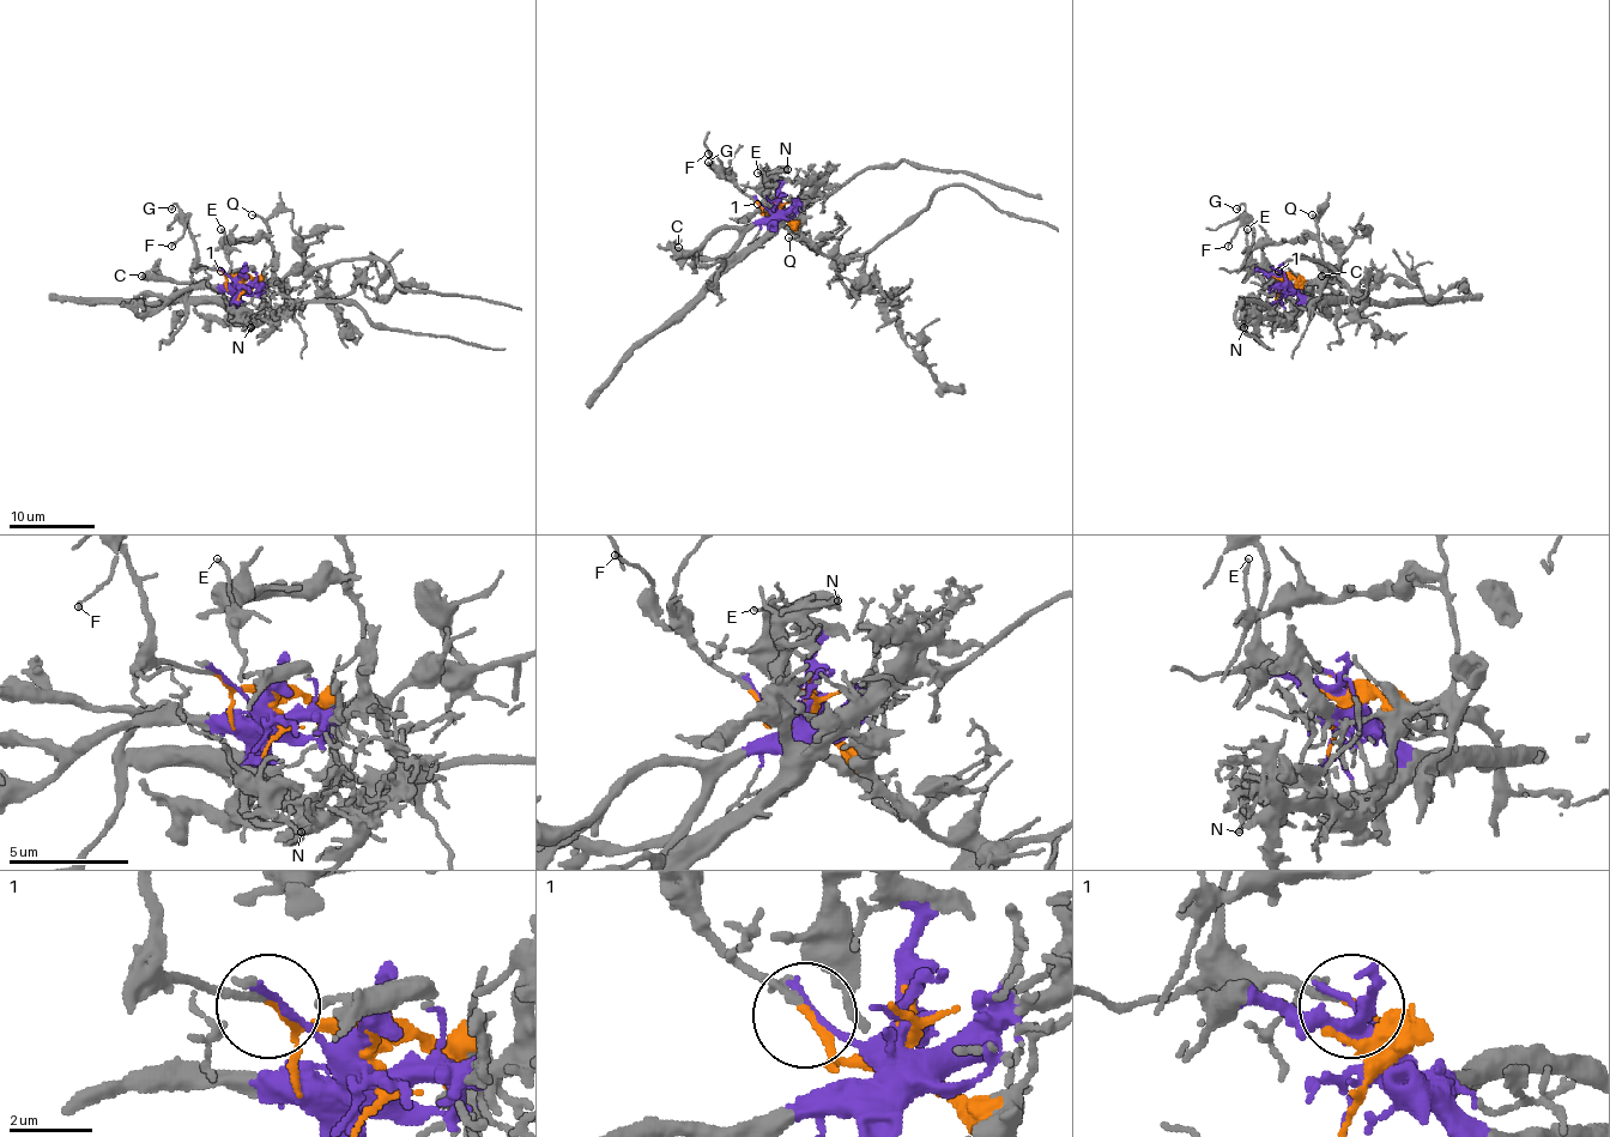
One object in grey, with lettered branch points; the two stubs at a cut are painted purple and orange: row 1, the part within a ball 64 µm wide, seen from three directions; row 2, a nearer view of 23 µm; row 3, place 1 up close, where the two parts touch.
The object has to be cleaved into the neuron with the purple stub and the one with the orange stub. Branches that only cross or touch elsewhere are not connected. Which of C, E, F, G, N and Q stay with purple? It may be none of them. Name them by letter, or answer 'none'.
C, N

